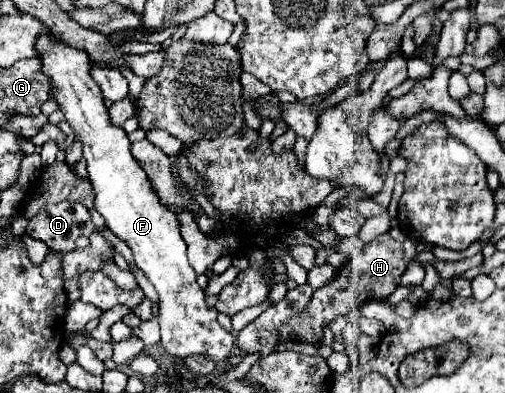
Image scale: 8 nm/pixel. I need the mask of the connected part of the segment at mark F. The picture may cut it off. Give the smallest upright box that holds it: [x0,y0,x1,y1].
[35,33,235,373]

